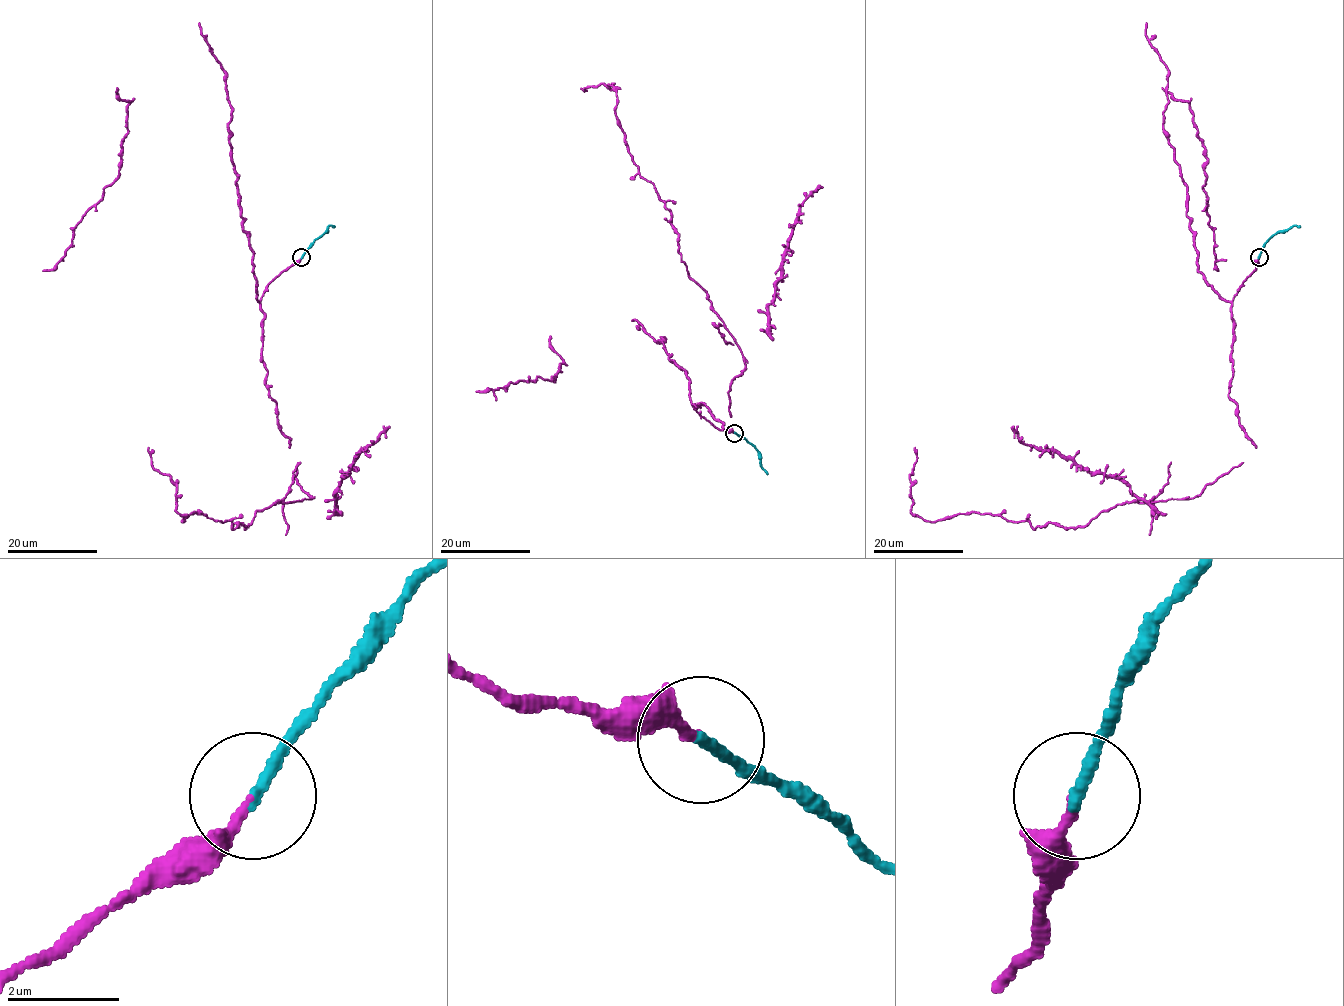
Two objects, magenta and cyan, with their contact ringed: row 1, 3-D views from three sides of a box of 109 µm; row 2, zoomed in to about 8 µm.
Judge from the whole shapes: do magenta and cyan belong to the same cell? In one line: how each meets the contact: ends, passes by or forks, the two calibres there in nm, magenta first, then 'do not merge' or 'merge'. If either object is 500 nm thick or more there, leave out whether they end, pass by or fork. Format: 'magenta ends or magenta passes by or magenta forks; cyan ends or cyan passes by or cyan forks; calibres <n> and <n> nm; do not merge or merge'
magenta ends; cyan ends; calibres 150 and 200 nm; merge

